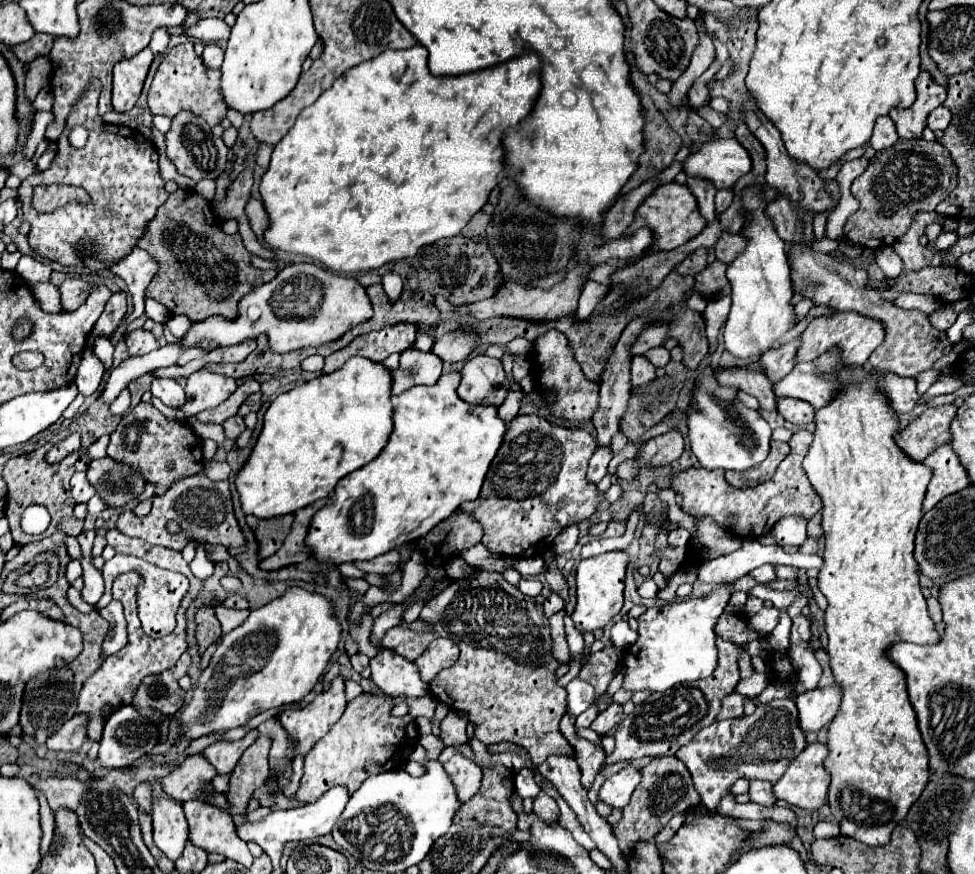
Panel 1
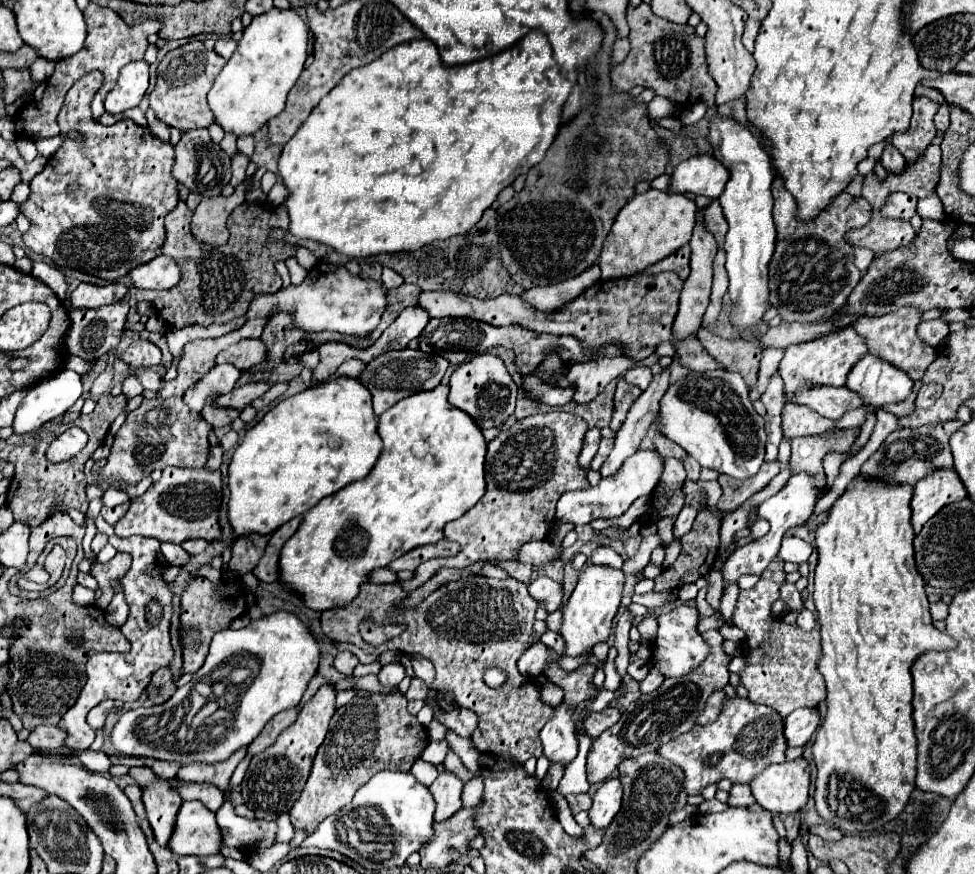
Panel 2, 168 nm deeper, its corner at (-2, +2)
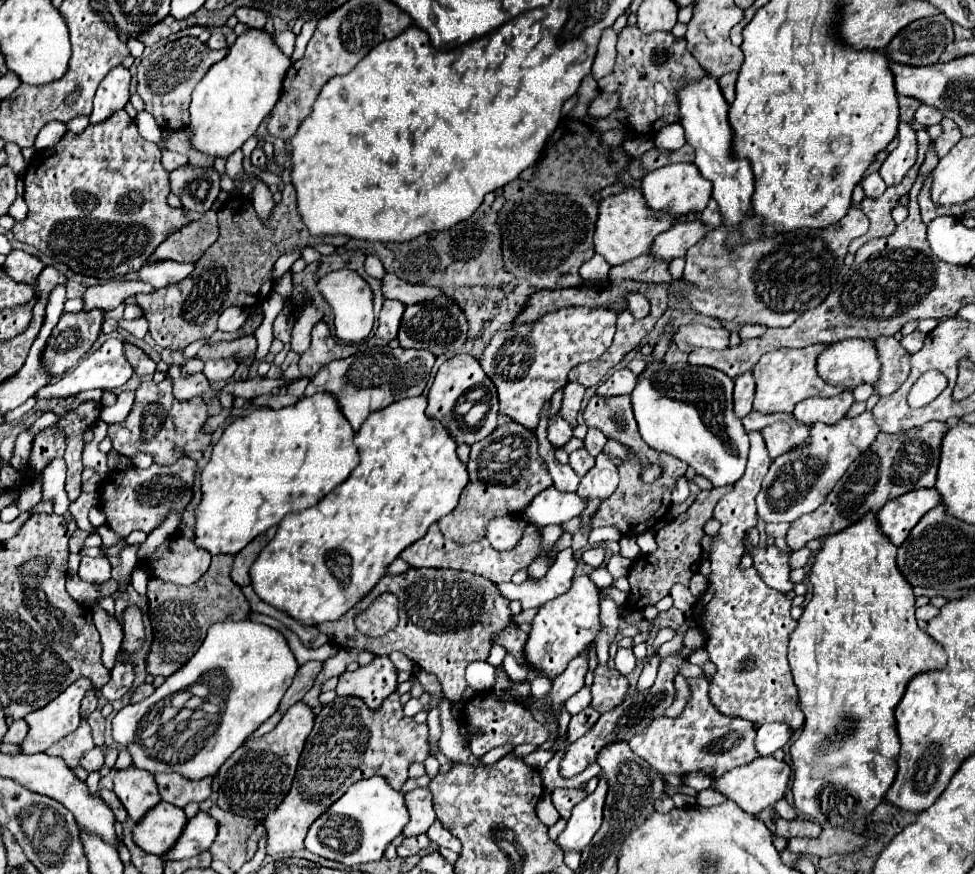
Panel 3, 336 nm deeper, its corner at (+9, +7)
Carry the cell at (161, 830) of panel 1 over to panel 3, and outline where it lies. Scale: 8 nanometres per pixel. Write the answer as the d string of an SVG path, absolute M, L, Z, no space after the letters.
M136 766L118 770L114 776L112 790L134 822L138 822L144 816L144 812L148 812L152 806L160 802L154 776L148 770L140 770Z

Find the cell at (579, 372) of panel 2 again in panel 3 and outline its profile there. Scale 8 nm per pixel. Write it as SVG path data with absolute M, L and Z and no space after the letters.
M556 413L548 424L547 438L549 442L556 447L564 446L573 437L573 428Z

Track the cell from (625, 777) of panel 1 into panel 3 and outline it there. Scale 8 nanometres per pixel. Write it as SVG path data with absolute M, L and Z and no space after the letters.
M600 778L594 794L590 794L586 800L574 806L564 832L556 838L556 844L562 852L582 852L590 844L592 836L598 832L602 824L602 808L606 792L608 792L606 780Z

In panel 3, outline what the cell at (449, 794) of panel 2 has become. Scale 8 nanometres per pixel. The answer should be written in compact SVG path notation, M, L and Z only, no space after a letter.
M416 788L412 792L406 794L406 806L408 806L408 826L404 826L402 836L410 838L410 836L420 836L424 834L432 822L436 820L434 814L434 804L432 804L432 794L428 788Z

